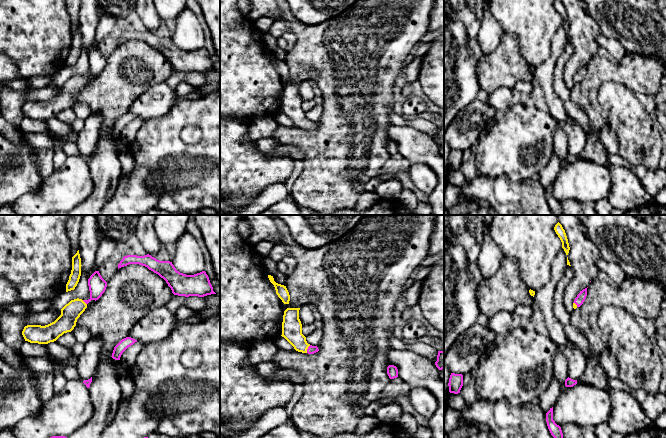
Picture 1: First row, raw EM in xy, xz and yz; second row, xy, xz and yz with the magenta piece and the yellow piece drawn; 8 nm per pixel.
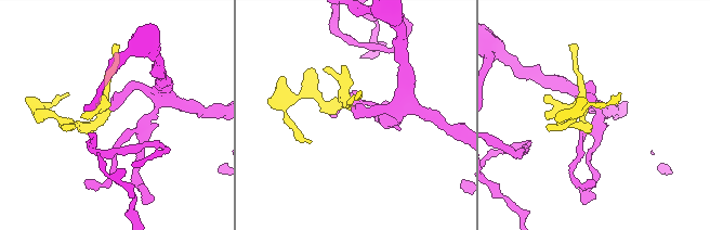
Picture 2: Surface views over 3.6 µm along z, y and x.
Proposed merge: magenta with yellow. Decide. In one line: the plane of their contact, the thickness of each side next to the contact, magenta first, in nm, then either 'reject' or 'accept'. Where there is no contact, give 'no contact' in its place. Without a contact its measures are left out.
xz | 70/160 nm | accept

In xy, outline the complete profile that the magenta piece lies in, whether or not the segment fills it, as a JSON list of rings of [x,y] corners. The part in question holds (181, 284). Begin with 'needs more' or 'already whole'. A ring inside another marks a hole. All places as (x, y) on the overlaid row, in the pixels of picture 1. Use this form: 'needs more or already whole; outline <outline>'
already whole; outline [[[127,255],[118,264],[118,269],[129,264],[139,264],[163,278],[172,293],[178,296],[198,296],[204,297],[216,294],[205,271],[194,275],[186,275],[176,270],[172,262],[160,261],[151,255],[144,256]]]

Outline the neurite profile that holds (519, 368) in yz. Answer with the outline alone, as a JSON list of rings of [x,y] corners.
[[[514,326],[479,362],[475,370],[475,389],[478,397],[493,403],[506,399],[514,406],[532,402],[551,384],[554,378],[553,360],[558,352],[557,345],[550,338],[531,327]]]

